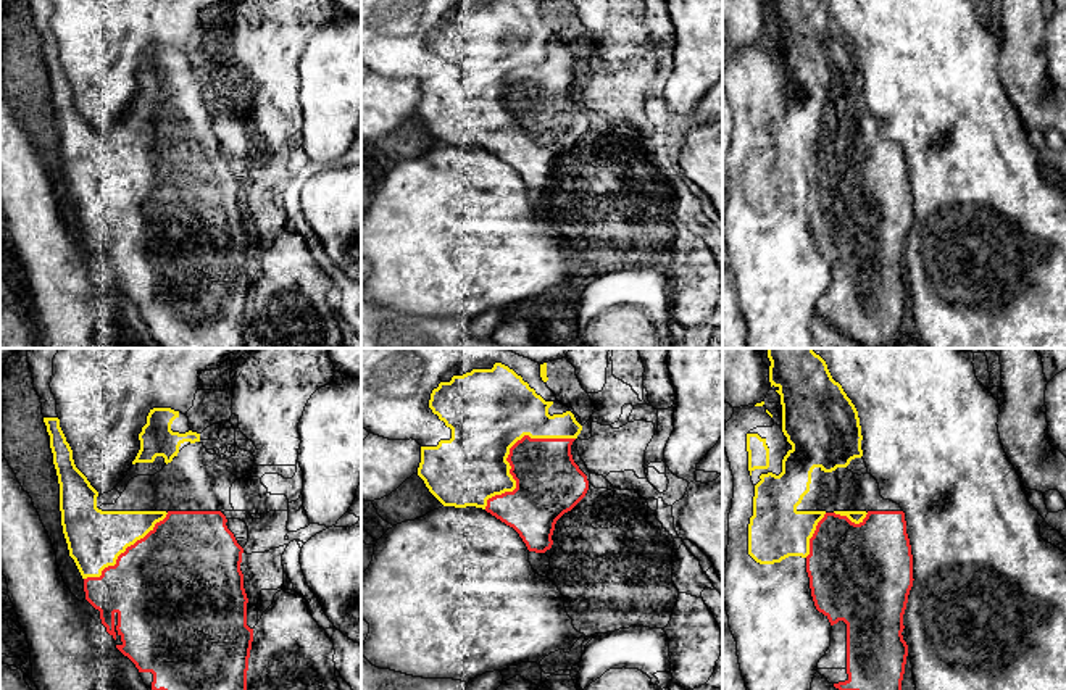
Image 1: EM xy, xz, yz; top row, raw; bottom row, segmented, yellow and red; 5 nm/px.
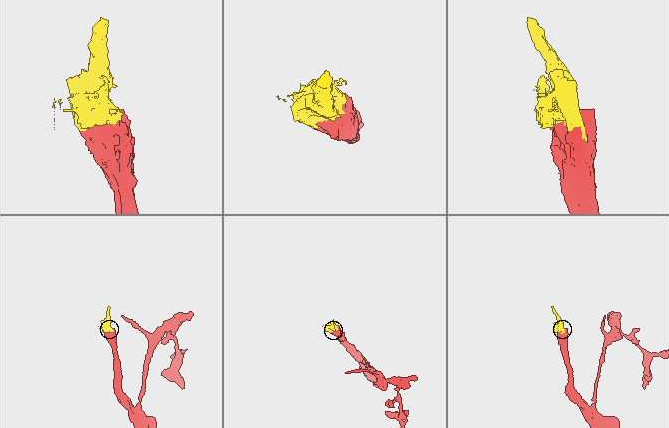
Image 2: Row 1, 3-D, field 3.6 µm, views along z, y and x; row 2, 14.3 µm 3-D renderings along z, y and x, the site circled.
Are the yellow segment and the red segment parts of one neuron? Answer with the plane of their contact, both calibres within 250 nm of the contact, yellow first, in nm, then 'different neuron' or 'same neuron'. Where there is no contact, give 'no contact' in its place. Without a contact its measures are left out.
contact in xz; calibres 420 and 320 nm; same neuron

